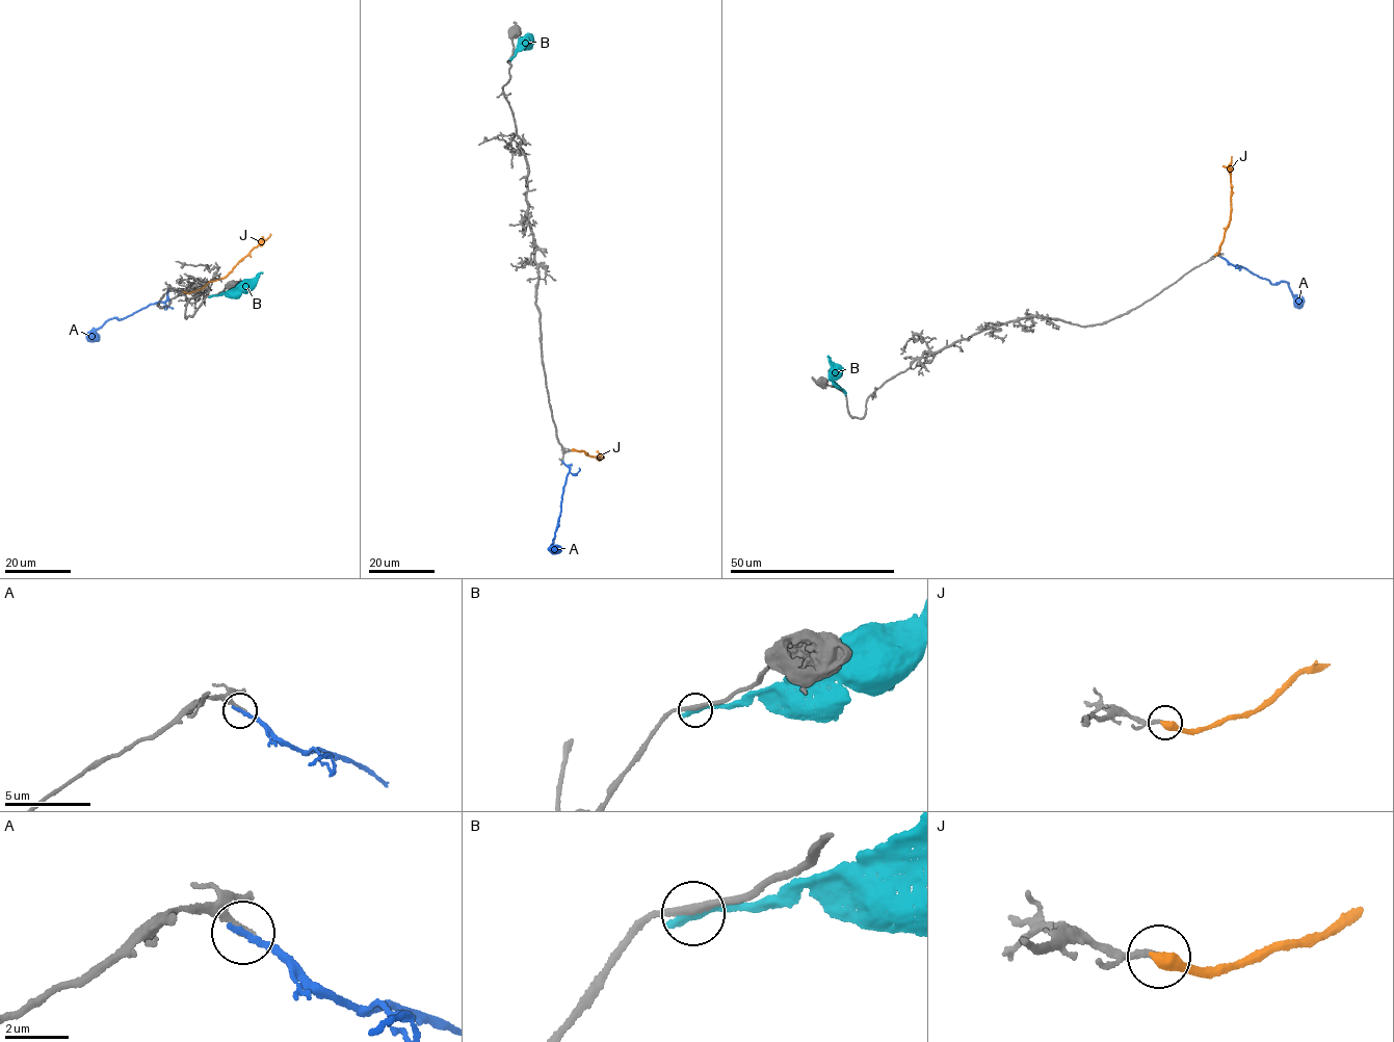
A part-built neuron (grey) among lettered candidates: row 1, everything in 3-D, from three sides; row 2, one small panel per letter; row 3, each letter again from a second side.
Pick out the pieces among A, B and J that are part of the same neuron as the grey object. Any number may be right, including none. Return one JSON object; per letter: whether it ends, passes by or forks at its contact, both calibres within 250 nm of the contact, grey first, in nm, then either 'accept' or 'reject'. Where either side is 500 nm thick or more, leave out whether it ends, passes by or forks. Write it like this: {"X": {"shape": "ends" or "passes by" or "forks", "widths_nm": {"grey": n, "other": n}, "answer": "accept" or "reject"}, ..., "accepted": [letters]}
{"A": {"shape": "ends", "widths_nm": {"grey": 220, "other": 200}, "answer": "reject"}, "B": {"shape": "ends", "widths_nm": {"grey": 220, "other": 440}, "answer": "reject"}, "J": {"shape": "ends", "widths_nm": {"grey": 240, "other": 480}, "answer": "accept"}, "accepted": ["J"]}

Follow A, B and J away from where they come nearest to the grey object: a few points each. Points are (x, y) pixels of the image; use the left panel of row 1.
A: (168, 291), (166, 300), (162, 303), (148, 305), (123, 319), (110, 319), (86, 340)
B: (211, 295), (234, 289), (263, 272)
J: (183, 291), (200, 290), (210, 282), (224, 278), (270, 234)

